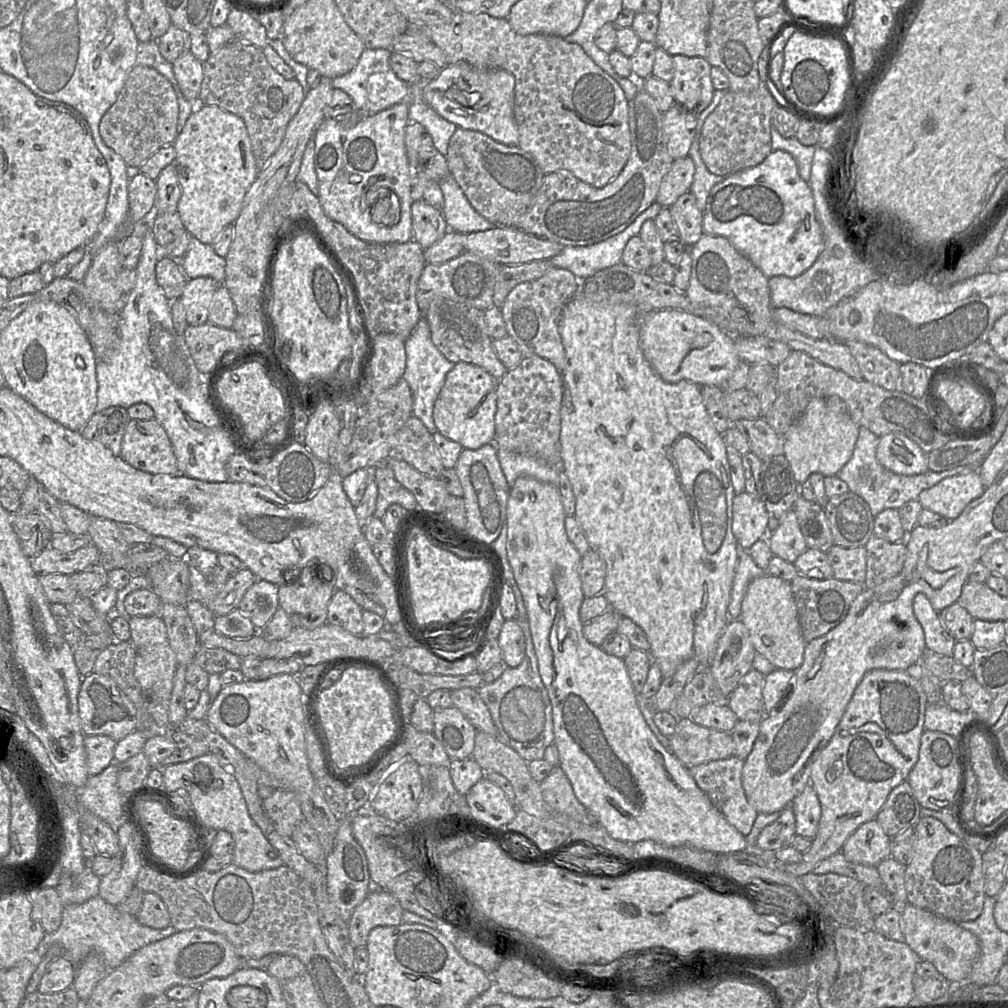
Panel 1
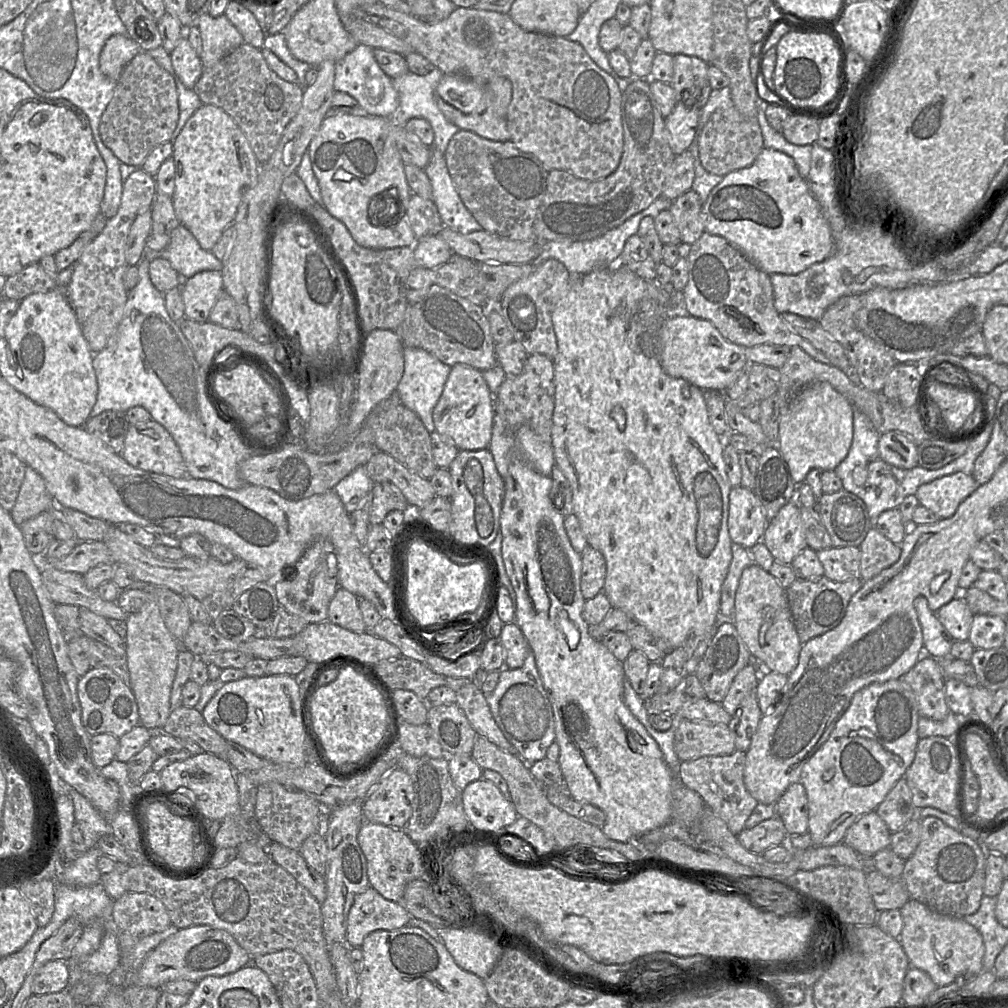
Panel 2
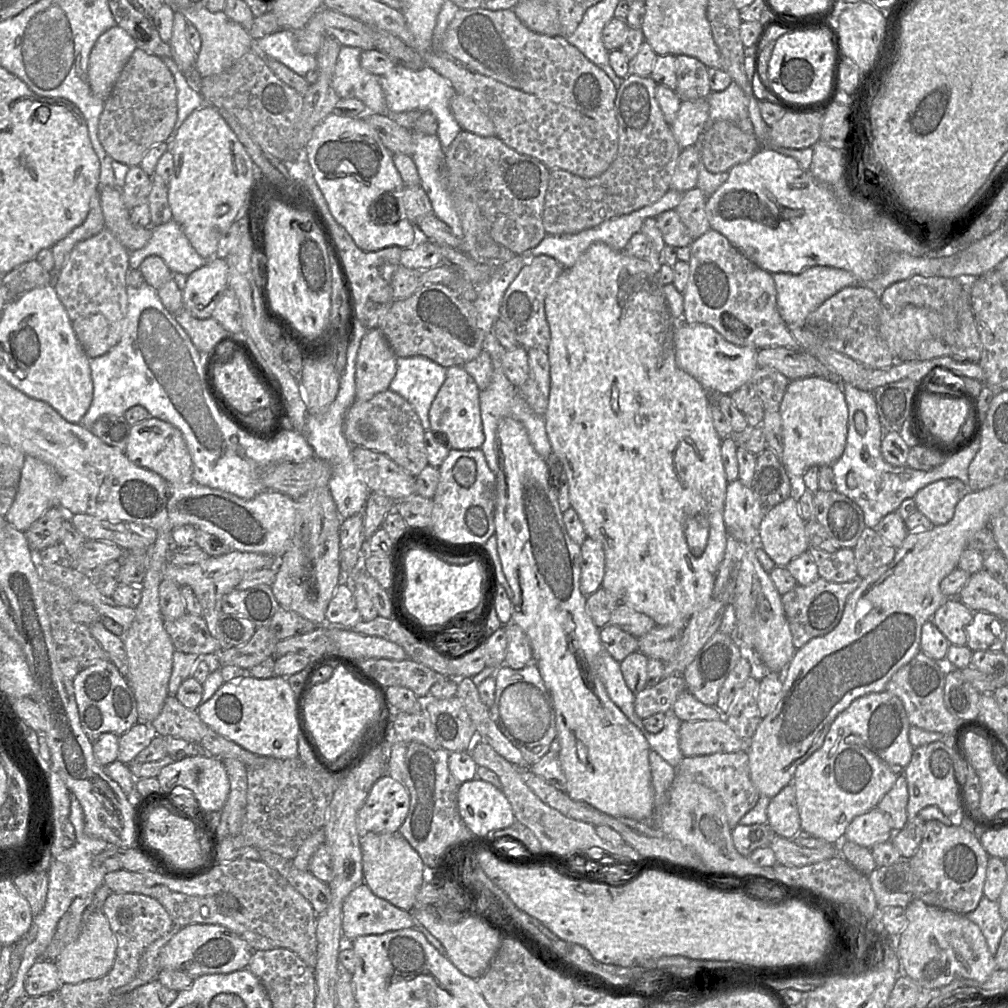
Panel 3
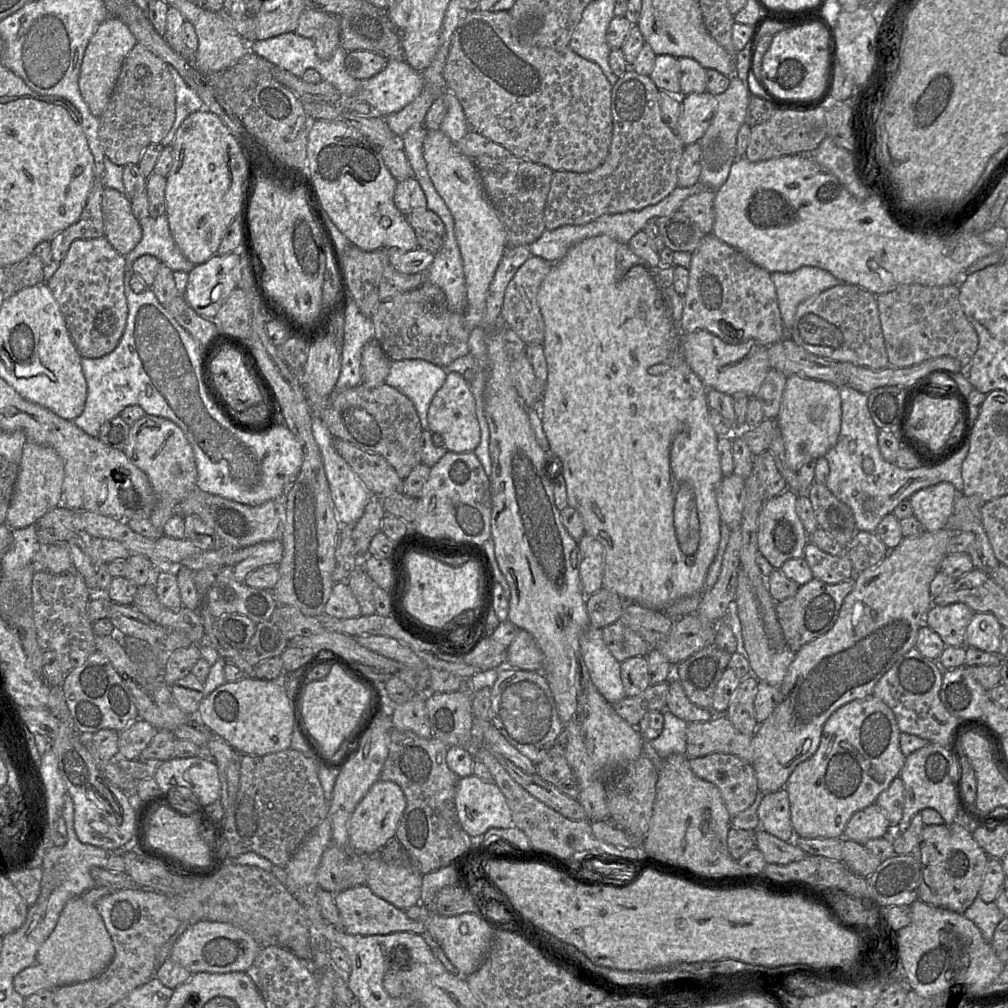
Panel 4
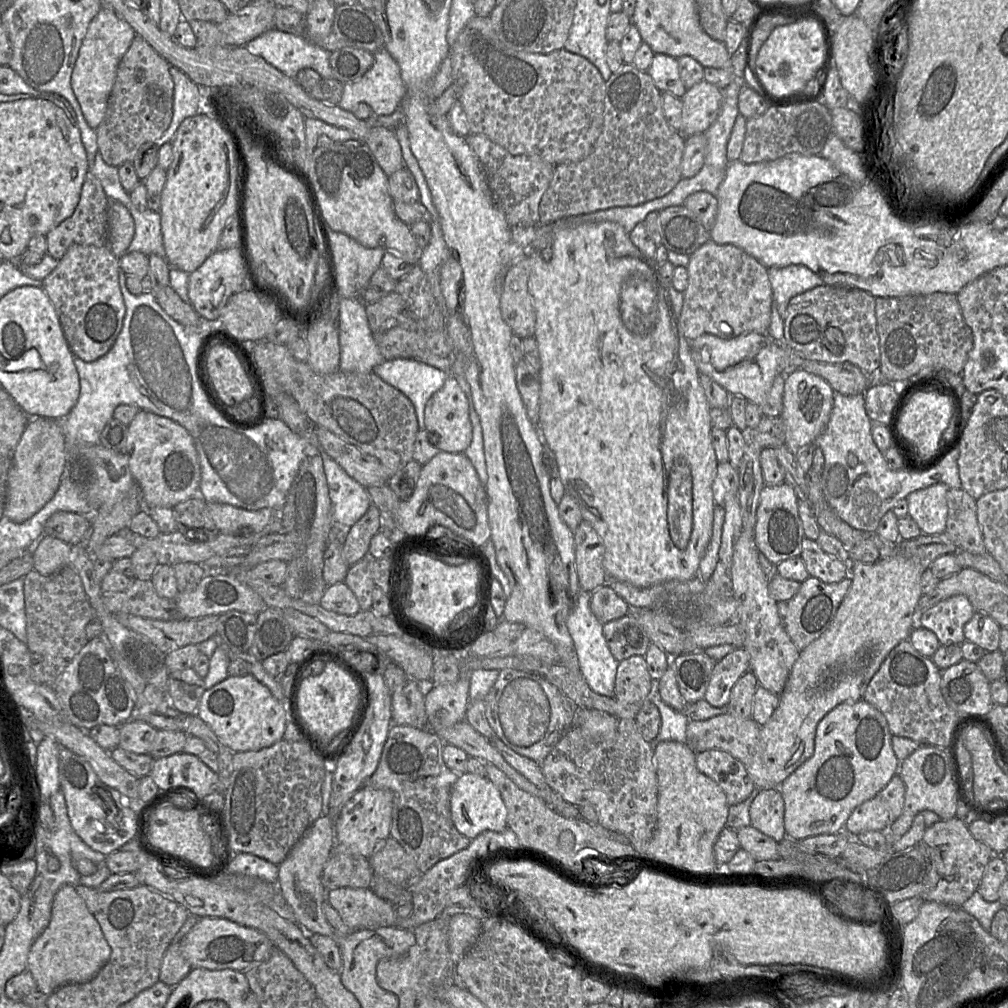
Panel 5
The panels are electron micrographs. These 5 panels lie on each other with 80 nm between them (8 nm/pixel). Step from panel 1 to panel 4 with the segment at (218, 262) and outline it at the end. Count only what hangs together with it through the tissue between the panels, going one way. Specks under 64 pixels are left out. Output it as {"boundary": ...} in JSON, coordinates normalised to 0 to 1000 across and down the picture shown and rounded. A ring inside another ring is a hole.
{"boundary":[[[165,213],[156,216],[146,215],[138,219],[141,226],[141,237],[125,254],[126,267],[143,252],[155,255],[171,269],[188,271],[193,264],[178,248],[169,231]]]}

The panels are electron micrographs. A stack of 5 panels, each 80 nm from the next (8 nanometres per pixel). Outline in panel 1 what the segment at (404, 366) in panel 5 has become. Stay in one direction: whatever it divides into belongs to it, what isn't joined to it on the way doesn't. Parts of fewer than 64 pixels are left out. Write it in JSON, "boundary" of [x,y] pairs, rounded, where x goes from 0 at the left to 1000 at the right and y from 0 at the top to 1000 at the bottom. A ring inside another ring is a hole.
{"boundary":[[[418,315],[408,331],[401,337],[403,362],[399,376],[401,376],[409,391],[409,410],[417,416],[427,431],[434,429],[430,418],[430,404],[440,382],[442,371],[449,365],[450,360],[443,357],[432,344],[427,334],[424,318]]]}

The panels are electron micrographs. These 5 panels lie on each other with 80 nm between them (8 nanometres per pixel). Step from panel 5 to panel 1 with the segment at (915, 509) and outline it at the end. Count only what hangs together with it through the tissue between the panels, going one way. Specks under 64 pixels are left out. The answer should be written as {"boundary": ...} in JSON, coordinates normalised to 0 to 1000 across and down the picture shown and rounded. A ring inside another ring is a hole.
{"boundary":[[[968,466],[934,476],[926,483],[916,486],[911,497],[916,504],[946,516],[963,497],[974,492],[977,485]]]}

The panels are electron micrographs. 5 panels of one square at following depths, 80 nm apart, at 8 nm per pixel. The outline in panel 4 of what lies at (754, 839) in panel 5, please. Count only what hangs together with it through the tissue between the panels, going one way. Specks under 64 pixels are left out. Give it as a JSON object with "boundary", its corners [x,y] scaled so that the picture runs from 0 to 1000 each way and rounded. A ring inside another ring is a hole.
{"boundary":[[[751,822],[750,841],[757,847],[760,856],[783,857],[798,852],[802,847],[788,837],[788,834],[777,834],[768,828]]]}

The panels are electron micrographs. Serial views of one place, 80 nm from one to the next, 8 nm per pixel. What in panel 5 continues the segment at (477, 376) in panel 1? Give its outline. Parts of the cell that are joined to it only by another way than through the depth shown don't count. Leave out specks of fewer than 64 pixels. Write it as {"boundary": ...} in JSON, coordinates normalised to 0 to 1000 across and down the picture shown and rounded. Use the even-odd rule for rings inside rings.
{"boundary":[[[449,373],[424,398],[422,427],[435,431],[433,444],[438,448],[460,449],[467,439],[468,422],[461,390]]]}

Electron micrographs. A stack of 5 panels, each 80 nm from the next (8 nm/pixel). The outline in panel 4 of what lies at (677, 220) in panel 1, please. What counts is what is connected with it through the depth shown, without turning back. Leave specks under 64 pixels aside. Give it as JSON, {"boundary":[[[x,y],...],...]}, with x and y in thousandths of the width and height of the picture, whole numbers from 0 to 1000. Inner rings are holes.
{"boundary":[[[696,189],[681,196],[674,206],[699,233],[704,232],[707,227],[708,196],[709,189]]]}

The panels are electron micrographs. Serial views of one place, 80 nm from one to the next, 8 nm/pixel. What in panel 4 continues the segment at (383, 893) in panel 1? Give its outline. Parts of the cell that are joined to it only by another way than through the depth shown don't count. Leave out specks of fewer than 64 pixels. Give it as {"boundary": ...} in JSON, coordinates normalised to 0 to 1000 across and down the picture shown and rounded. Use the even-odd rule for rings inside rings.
{"boundary":[[[364,878],[353,879],[331,887],[331,896],[338,909],[339,923],[347,928],[369,929],[391,925],[419,928],[422,925],[420,916],[406,912],[400,903],[371,888]]]}

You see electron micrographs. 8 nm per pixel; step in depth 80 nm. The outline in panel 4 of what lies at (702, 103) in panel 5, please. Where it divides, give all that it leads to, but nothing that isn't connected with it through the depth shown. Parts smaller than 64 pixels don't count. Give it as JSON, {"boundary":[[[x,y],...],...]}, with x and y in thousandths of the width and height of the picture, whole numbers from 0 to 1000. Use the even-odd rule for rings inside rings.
{"boundary":[[[702,90],[676,94],[676,112],[670,132],[680,145],[696,137],[706,121],[711,106],[710,95]]]}

